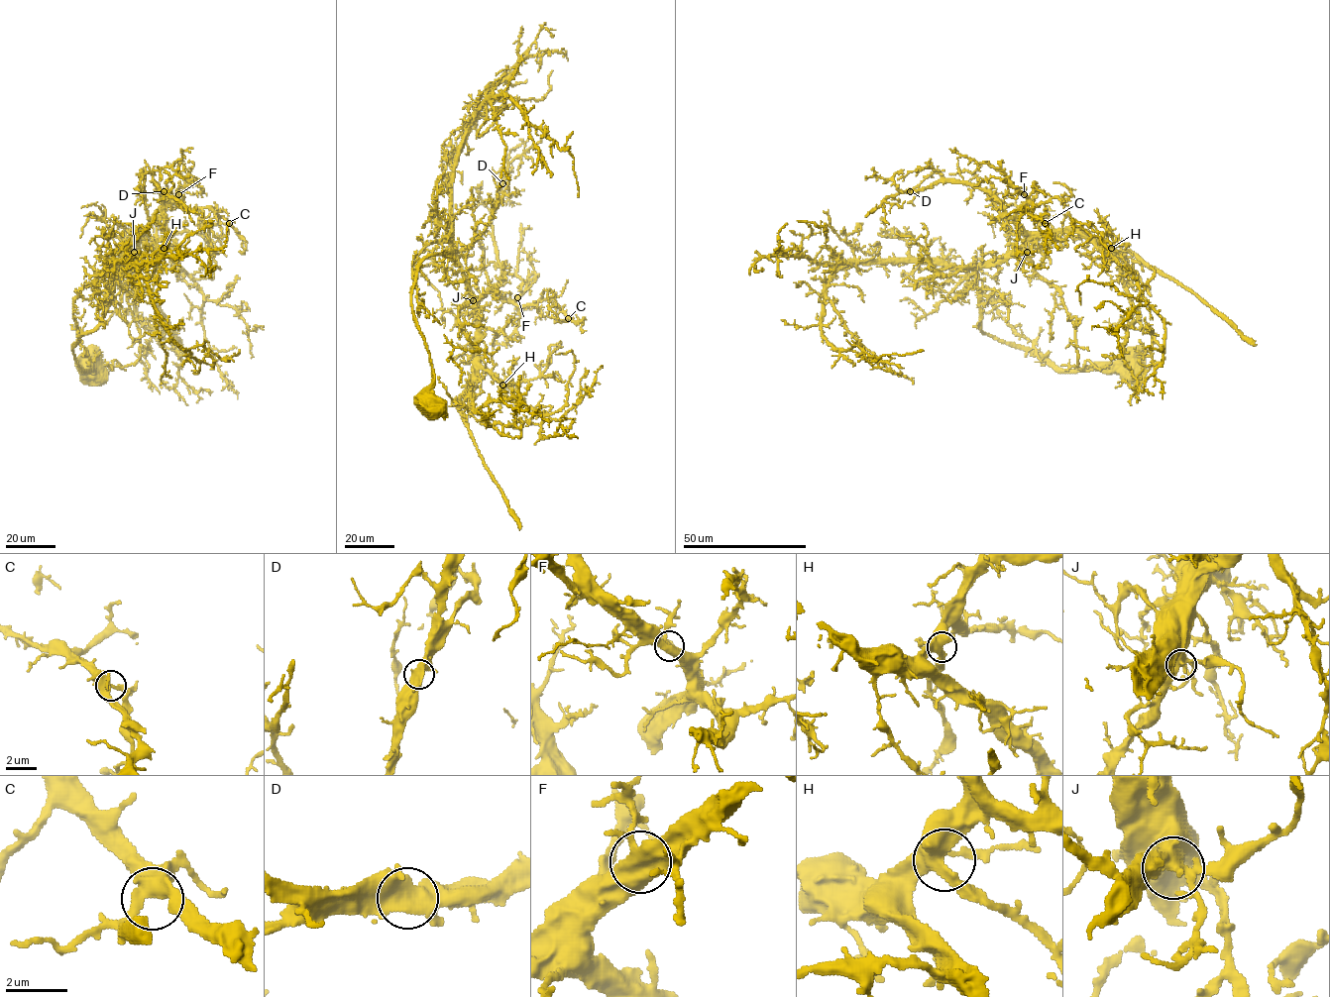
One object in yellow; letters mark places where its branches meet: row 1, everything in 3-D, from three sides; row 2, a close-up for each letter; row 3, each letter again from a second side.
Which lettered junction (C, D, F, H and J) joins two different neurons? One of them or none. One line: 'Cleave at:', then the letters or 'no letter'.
Cleave at: no letter

